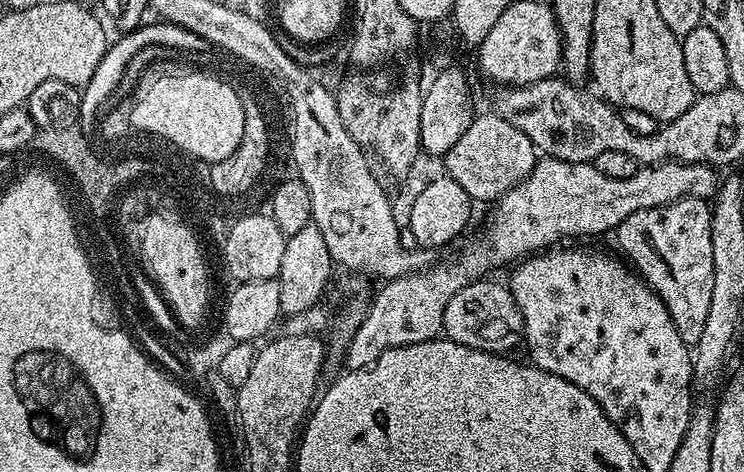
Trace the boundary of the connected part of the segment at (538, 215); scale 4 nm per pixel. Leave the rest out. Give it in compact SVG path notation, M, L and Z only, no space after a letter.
M553 156L537 159L534 170L530 170L528 177L495 201L493 208L496 209L488 220L488 228L482 229L480 236L470 241L457 254L456 260L444 260L436 265L433 263L418 272L411 272L402 278L394 278L379 285L380 289L377 290L372 305L367 305L364 317L360 320L356 333L350 338L348 349L344 351L343 367L348 370L369 368L386 350L414 346L418 342L437 339L444 330L444 311L450 298L454 298L454 294L458 294L458 290L462 290L466 285L485 279L491 273L488 272L491 268L498 268L508 263L511 265L531 254L551 249L563 241L560 240L563 236L600 236L603 232L615 233L618 225L638 210L676 206L687 201L684 200L687 196L692 202L704 202L715 197L718 187L716 172L715 167L707 164L665 162L637 167L636 172L630 174L630 178L623 180L606 178L606 174L601 174L592 163L566 162Z

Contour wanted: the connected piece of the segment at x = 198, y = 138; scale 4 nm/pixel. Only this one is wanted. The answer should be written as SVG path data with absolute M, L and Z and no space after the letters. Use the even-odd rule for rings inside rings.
M164 70L160 78L149 75L140 83L134 116L155 132L170 134L209 162L215 162L230 158L242 138L244 107L240 95L226 81L204 72L176 72L171 76Z

